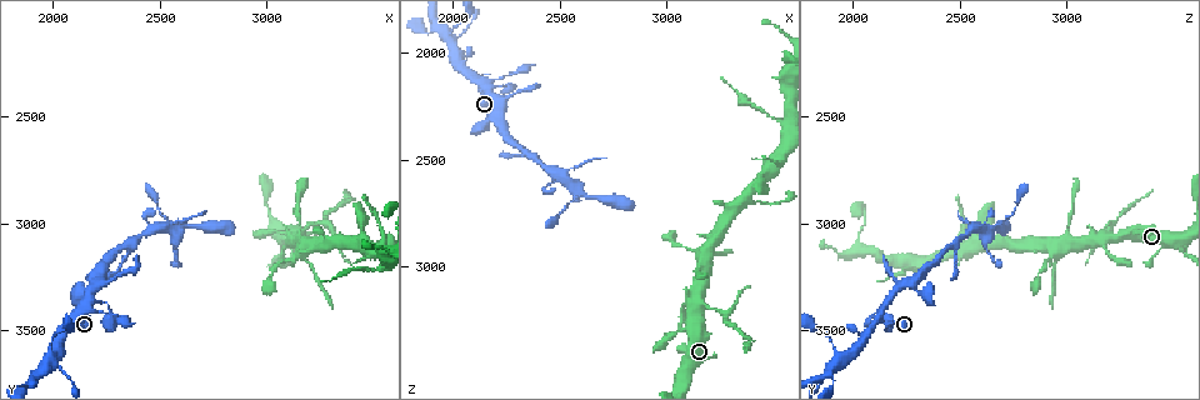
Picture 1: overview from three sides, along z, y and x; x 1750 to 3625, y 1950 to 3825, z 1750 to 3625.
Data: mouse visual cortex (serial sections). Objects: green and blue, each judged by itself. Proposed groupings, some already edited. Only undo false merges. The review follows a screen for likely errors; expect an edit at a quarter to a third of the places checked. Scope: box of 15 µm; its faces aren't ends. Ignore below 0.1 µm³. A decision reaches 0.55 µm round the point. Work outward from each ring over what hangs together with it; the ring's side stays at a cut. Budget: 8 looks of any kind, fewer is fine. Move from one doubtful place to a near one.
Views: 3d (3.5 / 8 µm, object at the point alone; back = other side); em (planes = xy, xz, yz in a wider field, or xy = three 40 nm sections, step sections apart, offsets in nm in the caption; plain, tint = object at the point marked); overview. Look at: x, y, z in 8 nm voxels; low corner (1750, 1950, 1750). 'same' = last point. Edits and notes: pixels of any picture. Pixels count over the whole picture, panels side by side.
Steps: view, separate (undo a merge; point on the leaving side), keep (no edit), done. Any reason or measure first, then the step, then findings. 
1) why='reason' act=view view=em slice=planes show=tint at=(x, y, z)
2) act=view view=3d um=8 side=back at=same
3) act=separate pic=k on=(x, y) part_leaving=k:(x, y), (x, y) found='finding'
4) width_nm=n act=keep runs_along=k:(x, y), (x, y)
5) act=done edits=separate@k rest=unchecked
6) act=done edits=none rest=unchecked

act=view view=3d um=3.5 at=(1990, 3630, 1940)

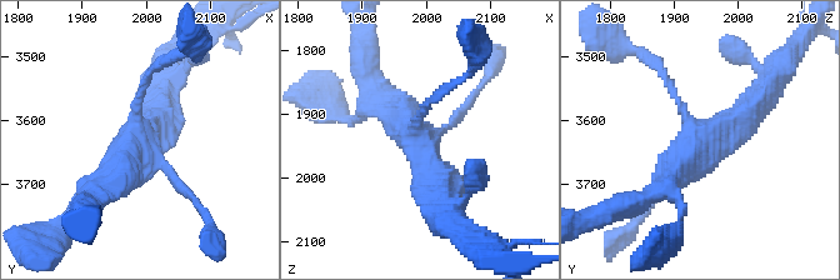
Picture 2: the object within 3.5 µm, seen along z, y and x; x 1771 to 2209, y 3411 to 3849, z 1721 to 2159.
arms=4 arm_widths_nm=100,150,350,400 act=view view=em slice=xy step=2 show=tint at=(1990, 3635, 1950)

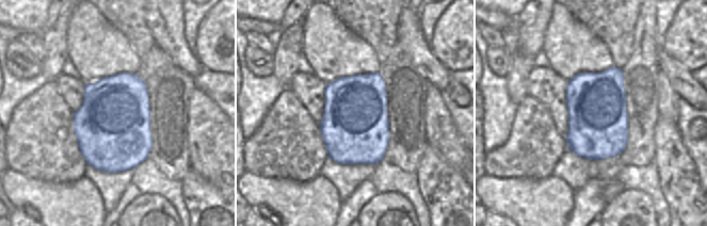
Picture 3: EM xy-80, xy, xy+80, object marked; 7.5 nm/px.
act=keep runs_along=2:(765, 91), (663, 188) found='all the same cell'

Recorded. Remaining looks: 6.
why='arms part here' act=view view=3d um=8 at=(2170, 3370, 2170)

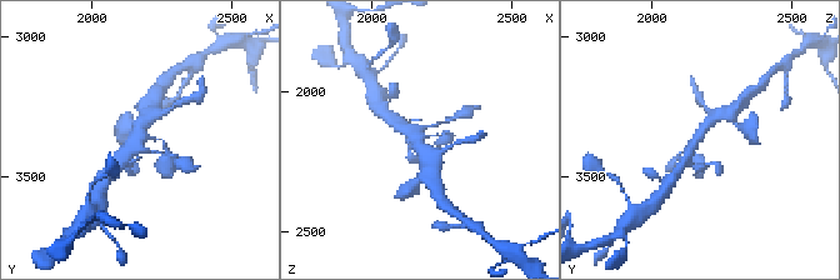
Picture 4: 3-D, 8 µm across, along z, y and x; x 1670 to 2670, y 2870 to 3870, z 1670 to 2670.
act=view view=3d um=3.5 side=back at=(2160, 3370, 2160)

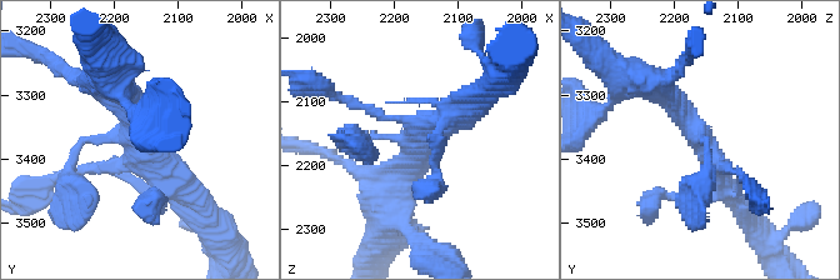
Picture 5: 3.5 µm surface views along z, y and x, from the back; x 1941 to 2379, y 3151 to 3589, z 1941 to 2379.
why='need the tissue' act=view view=em slice=xy step=2 show=tint at=(2165, 3365, 2160)

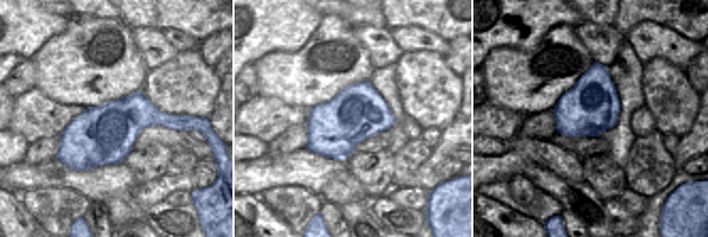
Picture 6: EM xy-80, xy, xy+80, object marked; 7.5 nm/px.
act=keep runs_along=5:(710, 200), (704, 143), (644, 81) found='continuous, no second cell'

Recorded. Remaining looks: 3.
why='abrupt turn' act=view view=3d um=8 at=(3160, 3080, 3190)

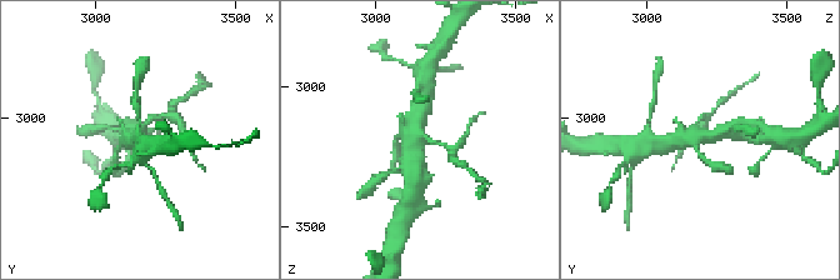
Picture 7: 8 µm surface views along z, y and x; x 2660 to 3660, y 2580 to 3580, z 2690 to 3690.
why='zoom in' act=view view=3d um=3.5 at=(3140, 3080, 3180)

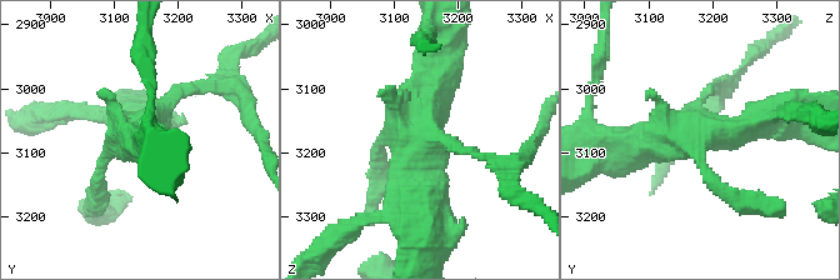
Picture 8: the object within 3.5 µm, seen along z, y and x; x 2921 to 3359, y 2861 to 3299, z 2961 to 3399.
why='need the tissue' act=view view=em slice=xy step=2 show=tint at=(3145, 3070, 3180)

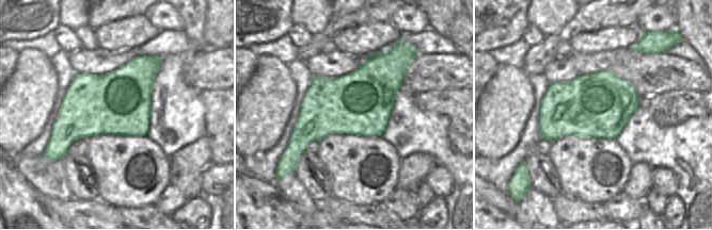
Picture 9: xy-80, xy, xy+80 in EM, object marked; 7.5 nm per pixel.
width_nm=480 act=separate pic=8 on=(490, 160) part_leaving=8:(450, 141), (500, 160), (526, 201) found='a second cell is stuck on'

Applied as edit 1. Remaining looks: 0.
act=done edits=separate@8 rest=unchecked

